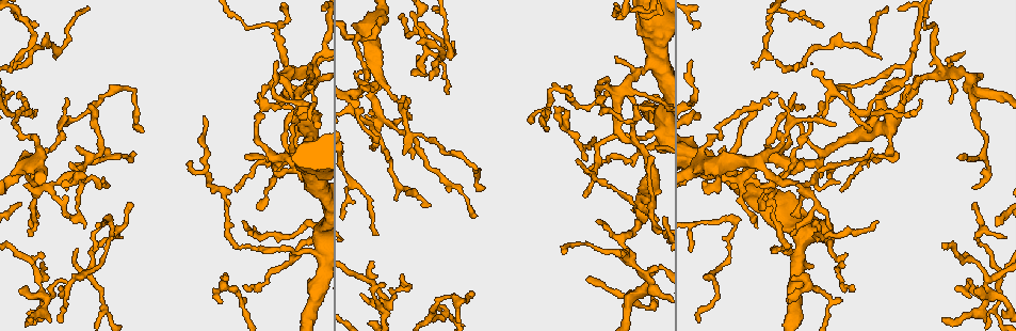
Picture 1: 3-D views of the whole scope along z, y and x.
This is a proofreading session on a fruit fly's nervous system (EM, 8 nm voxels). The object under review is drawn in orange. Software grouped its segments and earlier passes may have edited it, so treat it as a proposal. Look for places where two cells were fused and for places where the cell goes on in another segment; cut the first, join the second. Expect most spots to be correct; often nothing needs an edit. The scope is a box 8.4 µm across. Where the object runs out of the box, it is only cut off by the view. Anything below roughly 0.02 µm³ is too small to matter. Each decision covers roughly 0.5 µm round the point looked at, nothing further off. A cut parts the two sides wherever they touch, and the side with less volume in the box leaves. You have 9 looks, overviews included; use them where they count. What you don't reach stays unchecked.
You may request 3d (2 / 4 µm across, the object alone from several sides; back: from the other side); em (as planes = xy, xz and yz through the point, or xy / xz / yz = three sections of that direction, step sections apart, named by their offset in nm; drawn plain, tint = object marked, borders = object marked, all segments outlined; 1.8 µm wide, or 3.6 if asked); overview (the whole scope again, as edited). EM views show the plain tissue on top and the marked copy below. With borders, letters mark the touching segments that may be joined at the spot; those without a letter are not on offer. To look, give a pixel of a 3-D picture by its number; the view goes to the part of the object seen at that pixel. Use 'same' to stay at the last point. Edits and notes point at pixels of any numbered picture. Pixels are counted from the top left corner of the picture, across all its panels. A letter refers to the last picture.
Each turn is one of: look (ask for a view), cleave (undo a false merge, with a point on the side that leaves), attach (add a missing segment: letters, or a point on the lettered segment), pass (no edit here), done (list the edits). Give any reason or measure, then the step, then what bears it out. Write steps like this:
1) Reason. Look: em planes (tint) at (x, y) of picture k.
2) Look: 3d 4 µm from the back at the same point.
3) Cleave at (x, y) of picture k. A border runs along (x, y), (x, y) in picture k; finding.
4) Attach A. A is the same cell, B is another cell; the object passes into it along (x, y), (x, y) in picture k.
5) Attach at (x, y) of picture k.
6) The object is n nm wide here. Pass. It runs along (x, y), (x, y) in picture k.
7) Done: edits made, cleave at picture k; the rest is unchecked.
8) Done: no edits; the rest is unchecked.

Tapers out. Look: em planes (borders) at (975, 292) of picture 1.

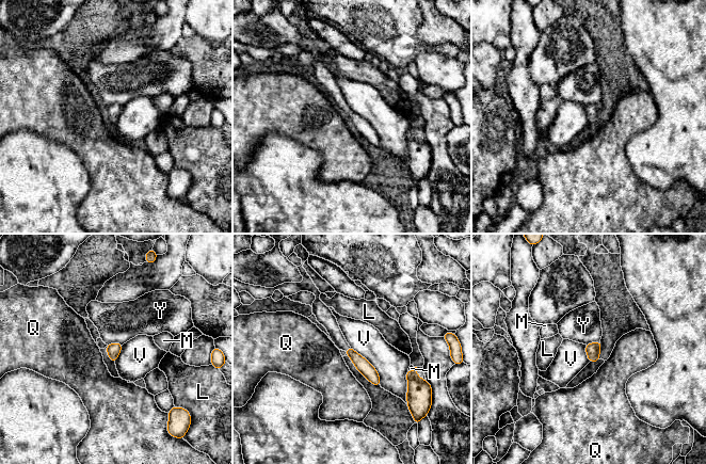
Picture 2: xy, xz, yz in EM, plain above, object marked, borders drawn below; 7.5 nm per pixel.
Pass. L, M, Q, V and Y are other cells; no lettered segment goes on from it.

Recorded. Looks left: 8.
Sharp bend. Look: em planes (borders) at (789, 246) of picture 1.

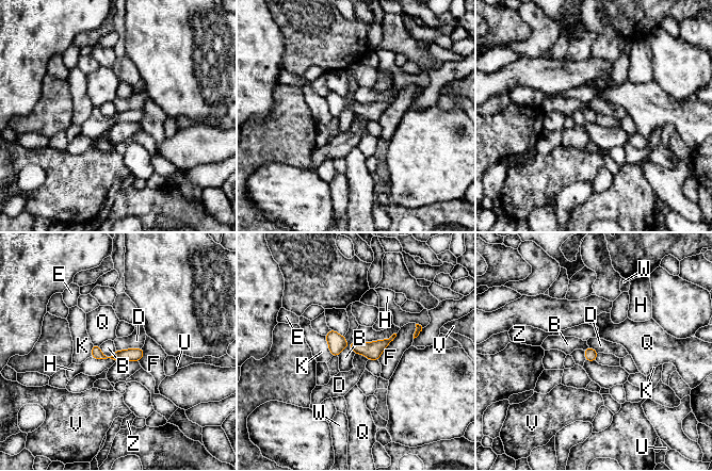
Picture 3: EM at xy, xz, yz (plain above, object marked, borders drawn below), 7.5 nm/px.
The object is 90 nm wide here; the longest contact is with F, 240 nm. Pass. B, D, E, F, H, K, Q, U, V, W and Z are other cells; all the same cell.

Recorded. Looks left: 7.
Four arms meet. Look: 3d 2 µm at (775, 156) of picture 1.

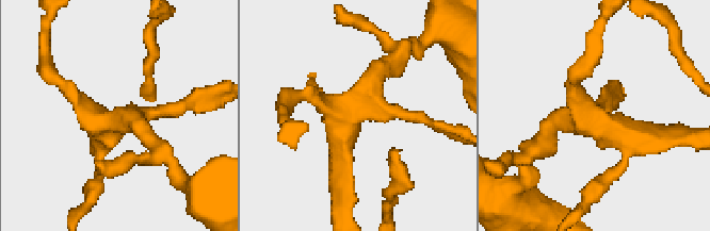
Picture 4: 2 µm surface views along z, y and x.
Look: em planes (tint) at (339, 113) of picture 4.

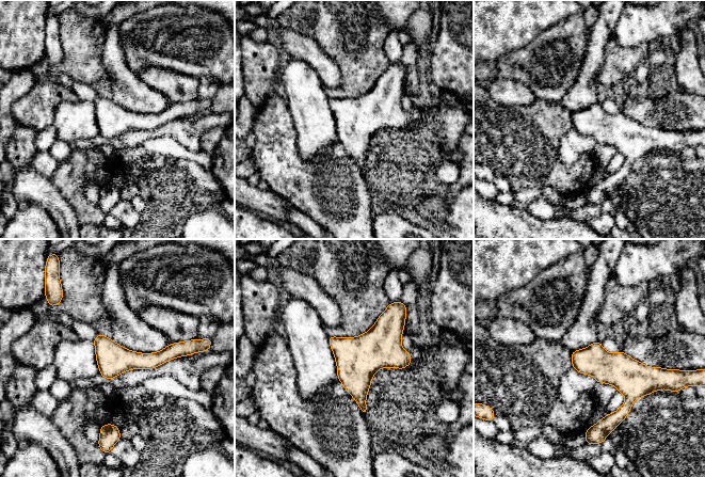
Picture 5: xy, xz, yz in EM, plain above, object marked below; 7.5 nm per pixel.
Look: em planes (borders) at the same point.

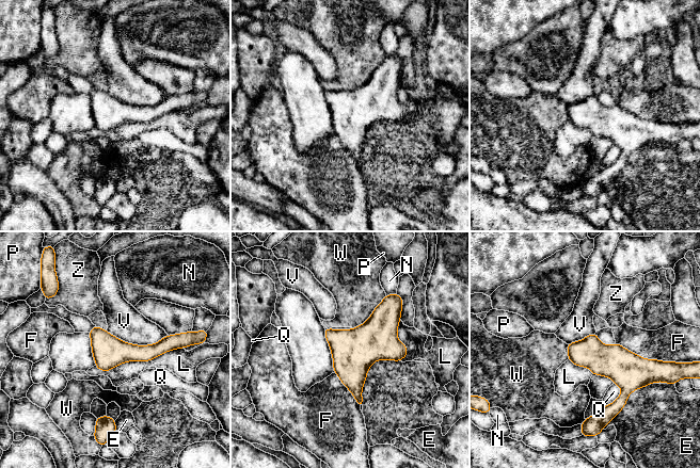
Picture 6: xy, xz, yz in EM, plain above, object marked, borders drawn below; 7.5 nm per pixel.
Pass. E, F, L, N, P, Q, V, W and Z are other cells; it runs along (93, 333), (112, 352), (175, 345) in picture 6; all the same cell.

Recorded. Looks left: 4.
Thin neck. Look: 3d 2 µm at (307, 128) of picture 1.

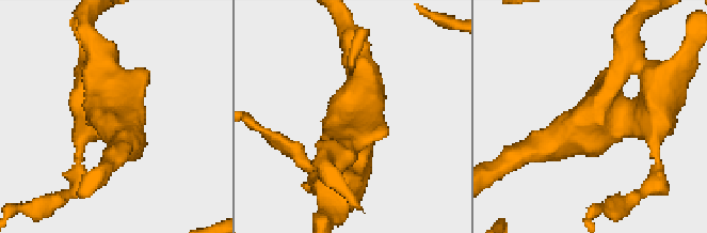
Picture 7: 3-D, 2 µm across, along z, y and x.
4 arms meet here. Look: em planes (borders) at (355, 137) of picture 7.

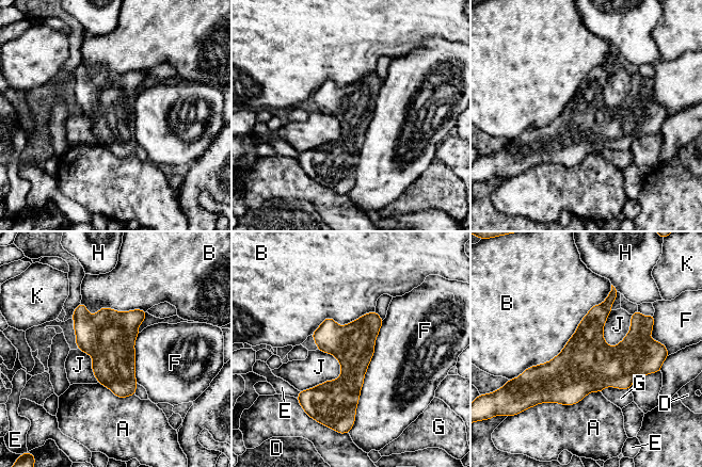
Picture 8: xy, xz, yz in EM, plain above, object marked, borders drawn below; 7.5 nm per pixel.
Pass. A, B, D, E, F, G, H, J and K are other cells; a border runs along (338, 359), (336, 379), (300, 391) in picture 8; one cell here.

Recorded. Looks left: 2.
Done: no edits; the rest is unchecked.

